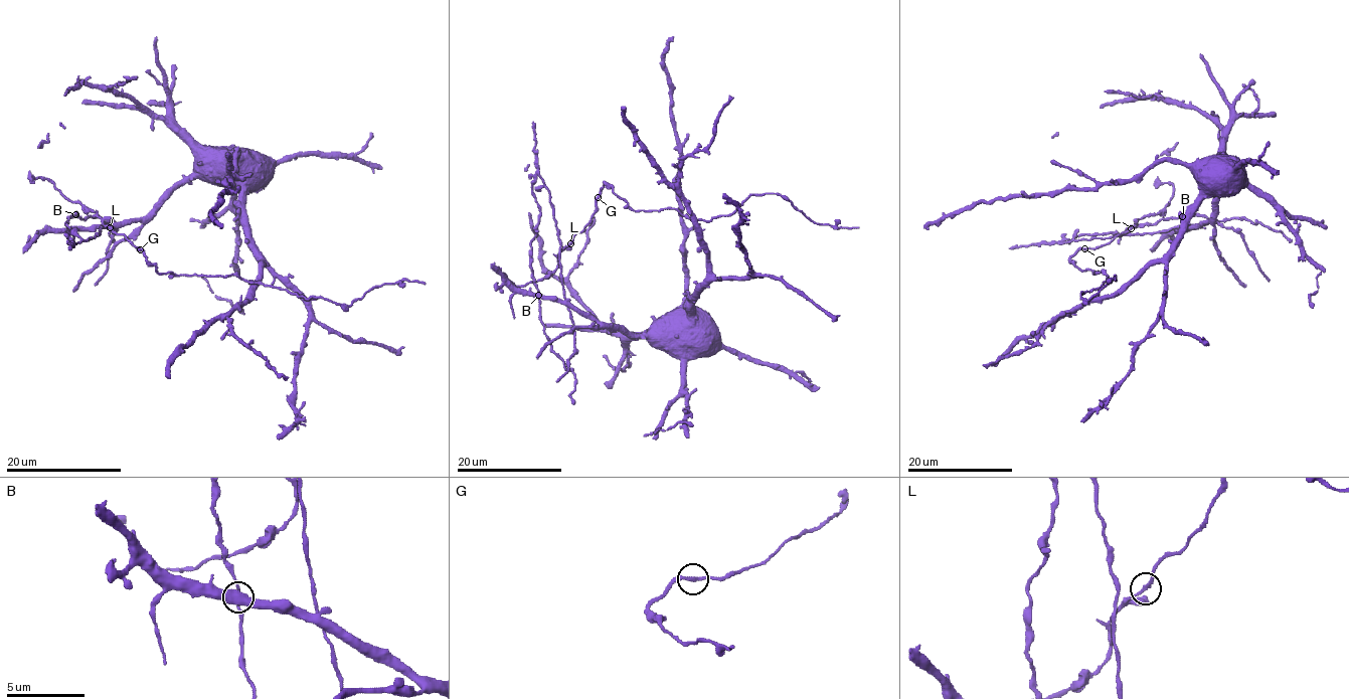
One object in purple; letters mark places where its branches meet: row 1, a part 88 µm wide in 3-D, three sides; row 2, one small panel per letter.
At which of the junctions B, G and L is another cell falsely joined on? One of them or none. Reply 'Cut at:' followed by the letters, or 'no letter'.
Cut at: no letter

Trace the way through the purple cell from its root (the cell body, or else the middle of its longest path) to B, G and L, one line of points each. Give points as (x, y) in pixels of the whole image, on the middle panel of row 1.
B: (693, 328), (653, 345), (572, 307), (550, 192), (537, 173), (530, 271), (538, 295)
G: (693, 328), (653, 345), (580, 315), (564, 299), (559, 246), (589, 221), (598, 198)
L: (693, 328), (653, 345), (580, 315), (564, 299), (561, 281), (559, 246), (570, 243)

